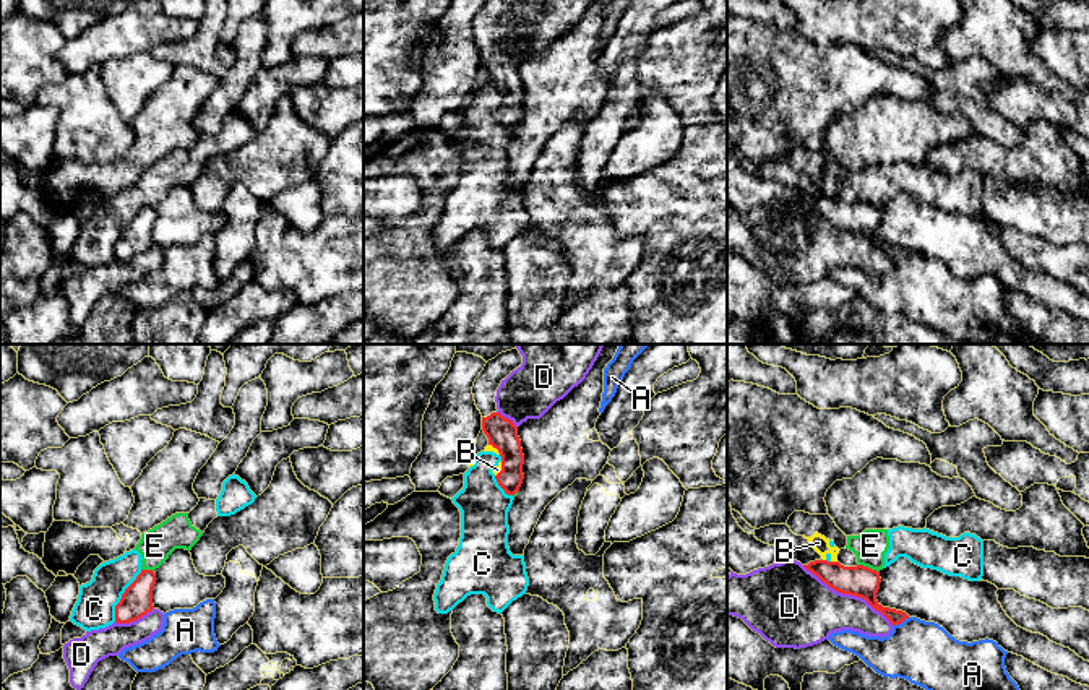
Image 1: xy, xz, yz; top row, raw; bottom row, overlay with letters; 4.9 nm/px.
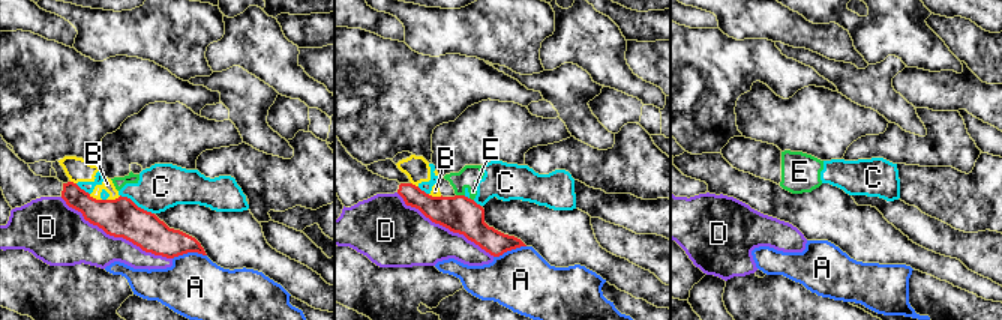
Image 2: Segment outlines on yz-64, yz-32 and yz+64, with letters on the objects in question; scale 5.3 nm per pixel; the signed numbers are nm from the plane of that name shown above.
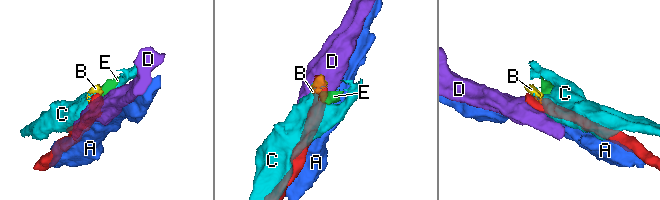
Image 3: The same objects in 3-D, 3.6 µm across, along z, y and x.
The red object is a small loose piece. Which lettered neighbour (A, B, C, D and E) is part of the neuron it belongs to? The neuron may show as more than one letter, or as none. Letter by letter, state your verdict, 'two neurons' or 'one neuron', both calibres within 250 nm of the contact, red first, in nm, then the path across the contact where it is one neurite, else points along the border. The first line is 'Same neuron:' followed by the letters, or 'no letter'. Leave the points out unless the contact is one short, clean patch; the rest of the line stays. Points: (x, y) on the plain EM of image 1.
Same neuron: no letter
A: two neurons; calibres 120 and 320 nm
B: two neurons; calibres 160 and 80 nm; border yz (831, 197), (836, 198)
C: two neurons; calibres 160 and 200 nm
D: two neurons; calibres 160 and 360 nm
E: two neurons; calibres 160 and 160 nm; border yz (859, 200), (878, 208)

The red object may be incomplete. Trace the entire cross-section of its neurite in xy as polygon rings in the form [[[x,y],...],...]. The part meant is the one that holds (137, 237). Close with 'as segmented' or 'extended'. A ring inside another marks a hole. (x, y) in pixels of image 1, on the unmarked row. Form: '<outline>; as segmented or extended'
[[[141,206],[136,216],[125,226],[120,239],[115,242],[115,258],[130,260],[154,245],[153,226],[156,221],[156,209],[153,206]]]; as segmented

